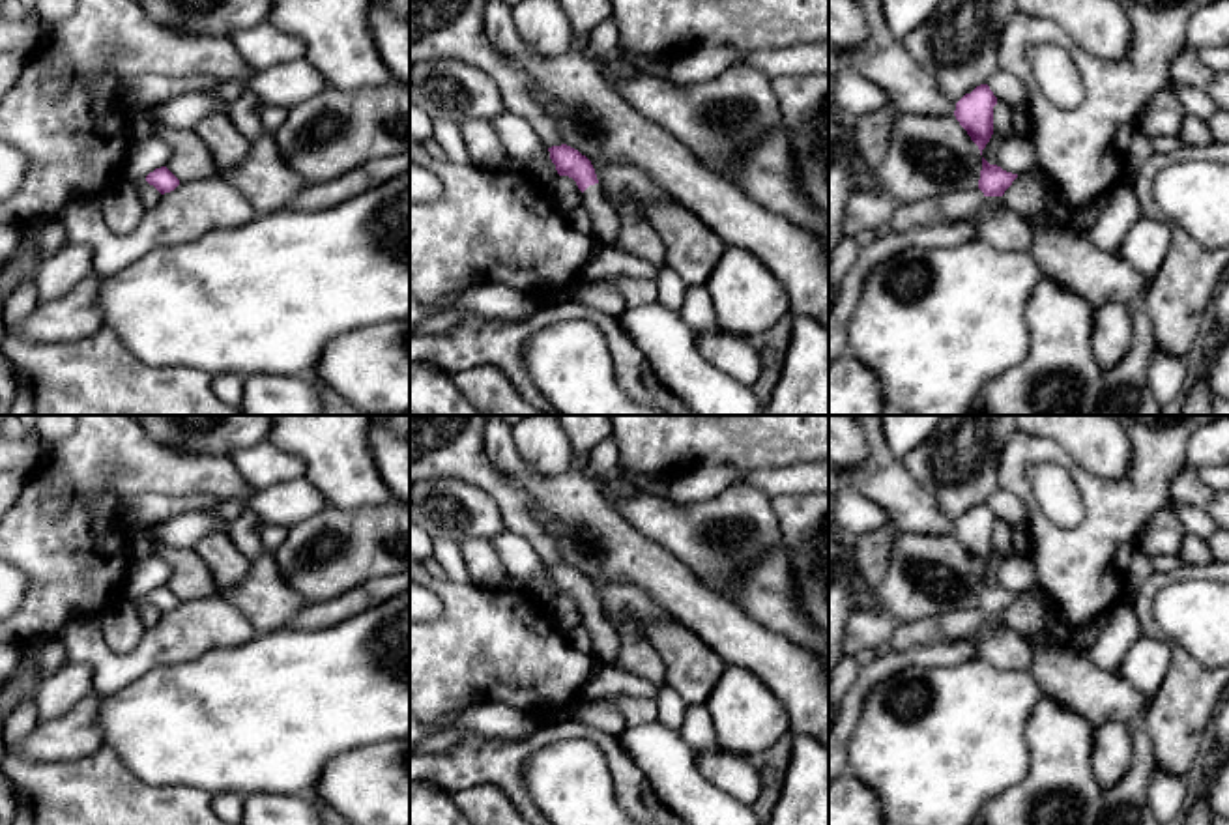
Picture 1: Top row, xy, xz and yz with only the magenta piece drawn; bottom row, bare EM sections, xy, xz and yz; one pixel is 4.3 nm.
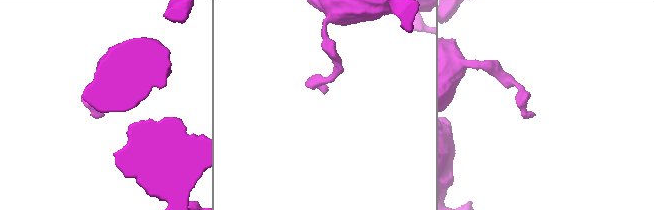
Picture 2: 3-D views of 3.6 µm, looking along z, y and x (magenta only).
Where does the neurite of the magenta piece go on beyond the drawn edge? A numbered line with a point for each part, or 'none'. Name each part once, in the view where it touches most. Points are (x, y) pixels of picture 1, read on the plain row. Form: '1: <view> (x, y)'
1: xz (605, 650)

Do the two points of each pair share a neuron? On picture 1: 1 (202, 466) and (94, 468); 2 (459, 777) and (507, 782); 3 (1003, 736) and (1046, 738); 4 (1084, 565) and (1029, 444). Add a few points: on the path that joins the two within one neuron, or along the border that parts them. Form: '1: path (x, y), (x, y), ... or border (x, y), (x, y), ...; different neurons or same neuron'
1: path (176, 468), (120, 468); same neuron
2: path (470, 775), (496, 775); same neuron
3: border (1042, 696), (1026, 732), (1029, 767), (1018, 781); different neurons
4: path (1052, 537), (1035, 521), (1018, 476); same neuron

